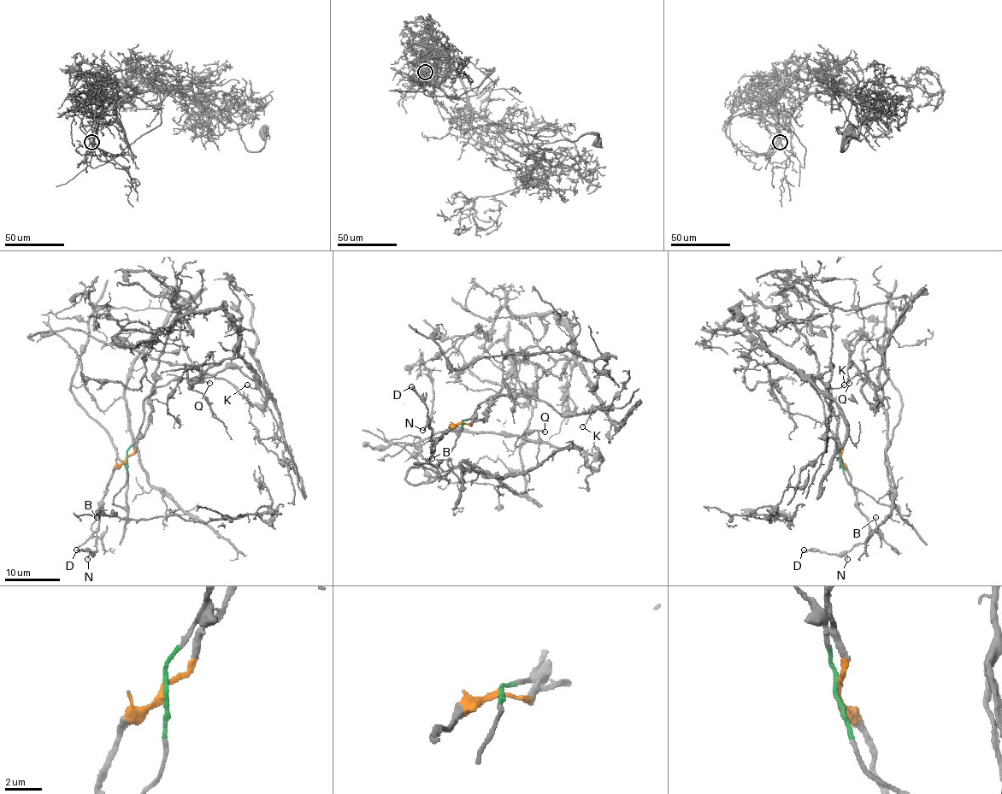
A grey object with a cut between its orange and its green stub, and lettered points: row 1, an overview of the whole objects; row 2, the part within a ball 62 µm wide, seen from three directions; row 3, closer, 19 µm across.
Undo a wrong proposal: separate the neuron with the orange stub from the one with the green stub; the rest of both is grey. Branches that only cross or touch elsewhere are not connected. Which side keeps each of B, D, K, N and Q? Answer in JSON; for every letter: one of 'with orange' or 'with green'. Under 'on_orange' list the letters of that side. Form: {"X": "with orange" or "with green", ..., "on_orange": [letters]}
{"B": "with orange", "D": "with orange", "K": "with green", "N": "with orange", "Q": "with green", "on_orange": ["B", "D", "N"]}

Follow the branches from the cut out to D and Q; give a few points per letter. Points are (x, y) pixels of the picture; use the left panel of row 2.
D: (126, 459), (114, 472), (106, 488), (98, 521), (97, 550), (92, 554), (76, 550)
Q: (127, 459), (124, 506), (117, 448), (71, 389), (92, 305), (191, 298), (181, 342), (209, 383)

